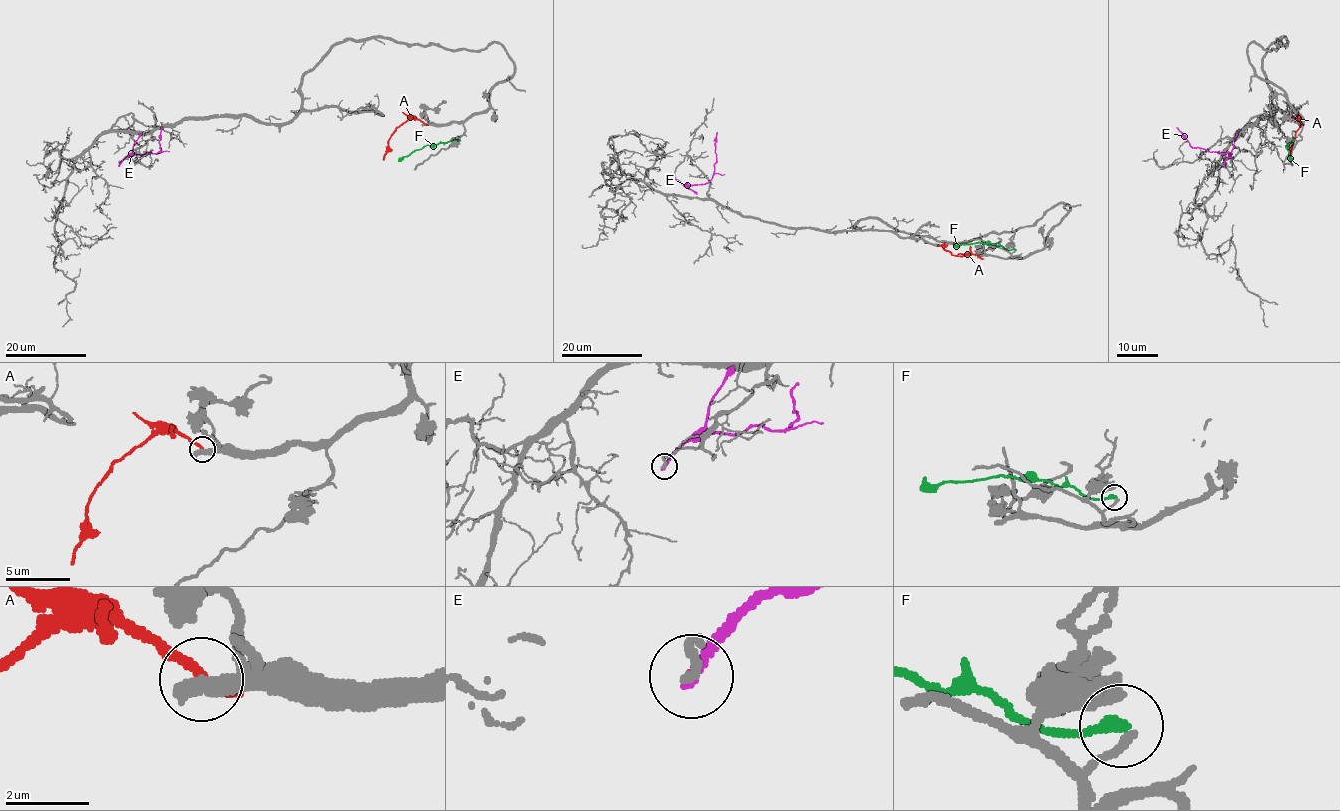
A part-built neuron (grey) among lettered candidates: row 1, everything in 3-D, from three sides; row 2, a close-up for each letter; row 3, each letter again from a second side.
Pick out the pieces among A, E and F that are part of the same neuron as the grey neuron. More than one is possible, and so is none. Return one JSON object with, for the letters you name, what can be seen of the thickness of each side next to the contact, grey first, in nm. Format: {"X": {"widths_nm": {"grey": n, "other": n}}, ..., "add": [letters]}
{"add": []}

